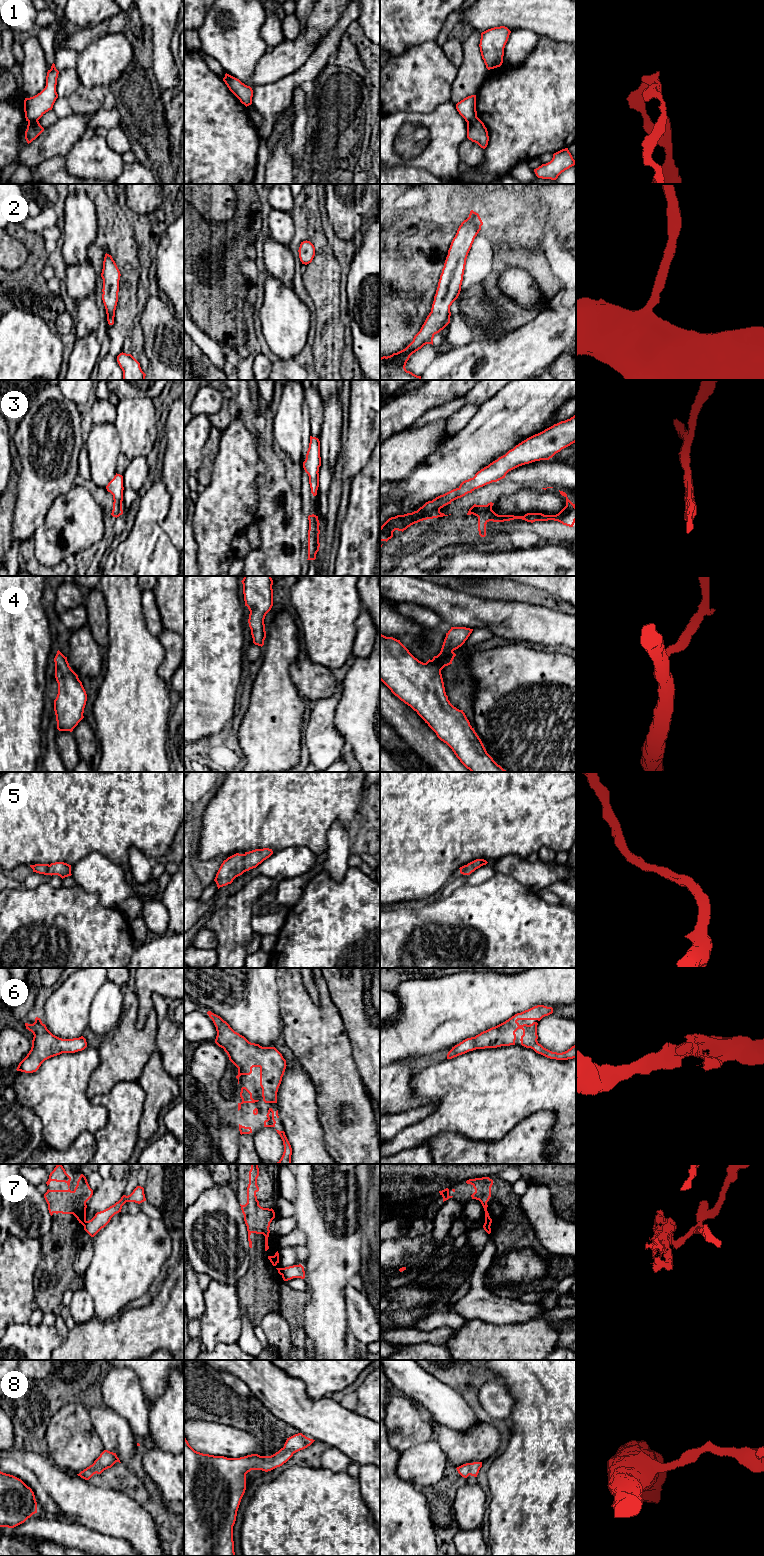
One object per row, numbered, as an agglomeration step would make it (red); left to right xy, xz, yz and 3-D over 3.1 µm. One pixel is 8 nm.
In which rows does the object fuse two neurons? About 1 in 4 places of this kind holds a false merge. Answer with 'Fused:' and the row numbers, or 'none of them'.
Fused: 1, 7

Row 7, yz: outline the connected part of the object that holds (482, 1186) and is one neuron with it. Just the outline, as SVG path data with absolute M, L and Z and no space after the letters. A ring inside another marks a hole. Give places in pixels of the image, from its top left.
M489 1177L469 1179L466 1181L467 1184L471 1184L475 1192L471 1195L472 1199L479 1200L485 1211L485 1223L491 1225L492 1219L487 1211L487 1202L491 1197L491 1187L493 1185L493 1180Z

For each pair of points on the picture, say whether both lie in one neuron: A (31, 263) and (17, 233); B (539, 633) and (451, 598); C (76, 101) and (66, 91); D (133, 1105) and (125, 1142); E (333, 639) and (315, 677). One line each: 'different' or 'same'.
A: same
B: same
C: different
D: same
E: different

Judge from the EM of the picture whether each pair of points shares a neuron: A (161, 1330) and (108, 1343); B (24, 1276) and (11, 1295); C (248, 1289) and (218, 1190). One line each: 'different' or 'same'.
A: same
B: same
C: different

